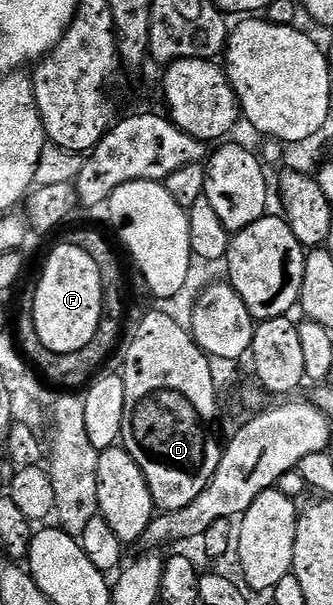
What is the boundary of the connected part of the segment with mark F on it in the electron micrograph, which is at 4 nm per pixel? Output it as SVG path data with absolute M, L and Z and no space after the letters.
M61 241L48 255L44 263L44 272L36 283L36 296L30 300L34 329L38 329L38 341L46 345L54 353L78 353L78 349L86 349L90 341L94 341L94 333L98 333L98 325L104 316L104 286L102 273L98 265L94 265L94 257L78 245Z

